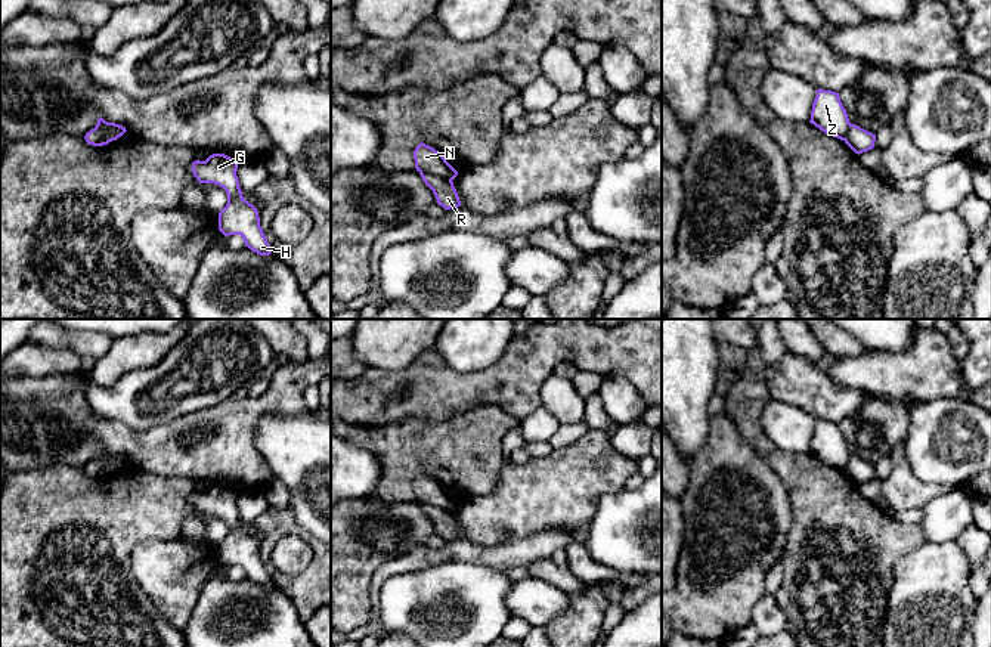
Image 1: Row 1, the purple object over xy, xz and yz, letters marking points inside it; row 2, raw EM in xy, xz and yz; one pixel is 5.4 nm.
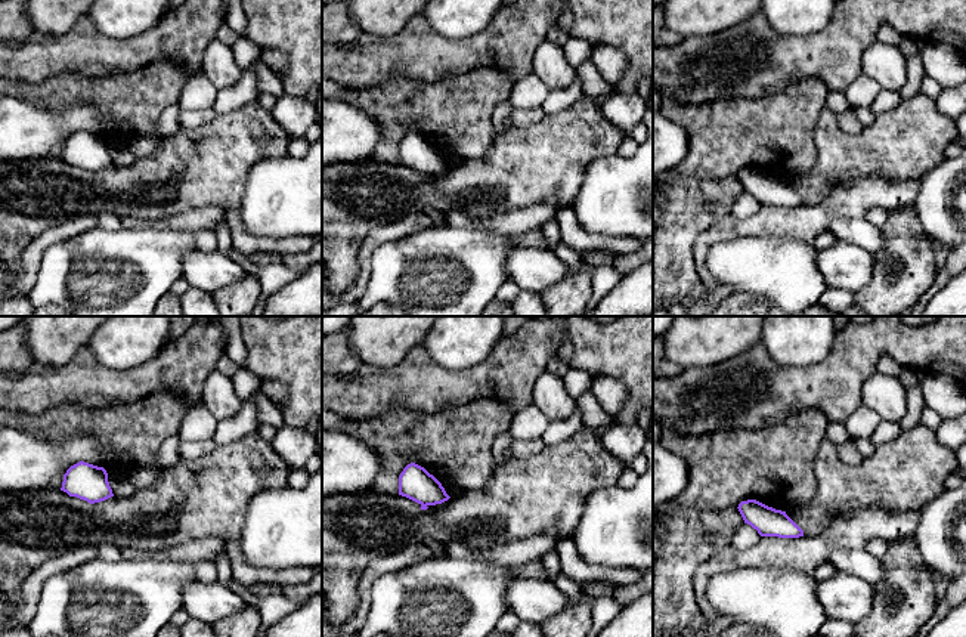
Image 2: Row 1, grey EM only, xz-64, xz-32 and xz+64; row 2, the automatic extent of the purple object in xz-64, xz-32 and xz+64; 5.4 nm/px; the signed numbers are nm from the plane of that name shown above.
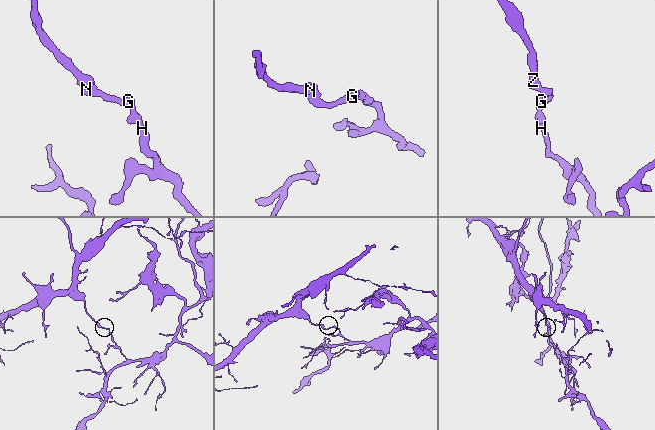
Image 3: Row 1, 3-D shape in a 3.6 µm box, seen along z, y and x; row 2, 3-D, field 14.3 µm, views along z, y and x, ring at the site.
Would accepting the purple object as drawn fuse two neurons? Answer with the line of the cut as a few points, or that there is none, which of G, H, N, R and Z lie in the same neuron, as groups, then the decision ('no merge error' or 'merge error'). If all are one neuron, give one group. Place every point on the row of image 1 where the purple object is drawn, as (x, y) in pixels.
xz (420, 172), (451, 180) | G H R / N Z | merge error

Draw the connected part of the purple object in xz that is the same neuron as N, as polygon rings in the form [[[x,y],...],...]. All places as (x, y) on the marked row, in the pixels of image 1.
[[[422,142],[415,148],[414,160],[415,168],[419,173],[428,173],[449,180],[453,180],[458,176],[458,171],[439,151]]]

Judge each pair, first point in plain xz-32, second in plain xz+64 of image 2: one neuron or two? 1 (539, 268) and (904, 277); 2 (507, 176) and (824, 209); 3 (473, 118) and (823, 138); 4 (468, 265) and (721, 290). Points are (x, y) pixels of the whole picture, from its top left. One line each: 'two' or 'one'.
1: two
2: two
3: two
4: two

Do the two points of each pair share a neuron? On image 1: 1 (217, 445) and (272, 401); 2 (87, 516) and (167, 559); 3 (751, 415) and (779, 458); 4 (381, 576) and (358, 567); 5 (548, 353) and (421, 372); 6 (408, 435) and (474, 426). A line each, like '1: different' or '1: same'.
1: same
2: different
3: same
4: different
5: same
6: same

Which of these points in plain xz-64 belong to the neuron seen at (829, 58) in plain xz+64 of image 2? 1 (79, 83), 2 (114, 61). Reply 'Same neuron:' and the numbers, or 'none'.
Same neuron: 2

